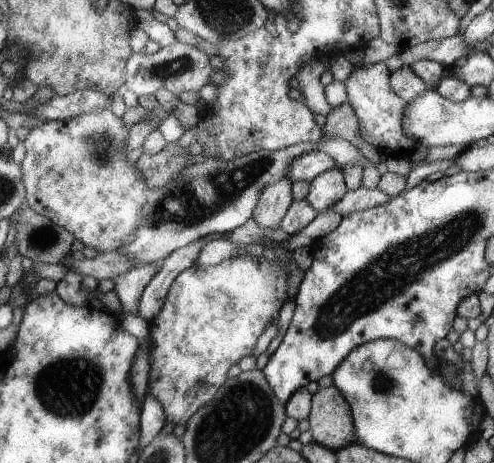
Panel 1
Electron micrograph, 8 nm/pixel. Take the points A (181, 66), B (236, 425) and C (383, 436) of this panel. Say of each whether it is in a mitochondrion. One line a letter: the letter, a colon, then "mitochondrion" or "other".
A: mitochondrion
B: mitochondrion
C: other

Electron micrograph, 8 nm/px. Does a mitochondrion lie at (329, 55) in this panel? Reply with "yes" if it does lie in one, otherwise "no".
no

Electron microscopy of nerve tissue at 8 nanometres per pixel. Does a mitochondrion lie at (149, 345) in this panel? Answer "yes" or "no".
no

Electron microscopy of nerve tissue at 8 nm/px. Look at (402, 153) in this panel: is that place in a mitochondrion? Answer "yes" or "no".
no

